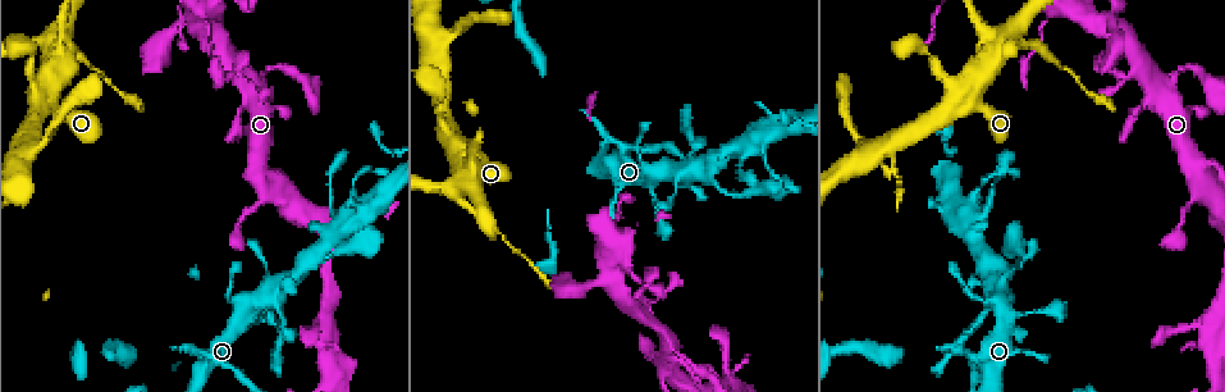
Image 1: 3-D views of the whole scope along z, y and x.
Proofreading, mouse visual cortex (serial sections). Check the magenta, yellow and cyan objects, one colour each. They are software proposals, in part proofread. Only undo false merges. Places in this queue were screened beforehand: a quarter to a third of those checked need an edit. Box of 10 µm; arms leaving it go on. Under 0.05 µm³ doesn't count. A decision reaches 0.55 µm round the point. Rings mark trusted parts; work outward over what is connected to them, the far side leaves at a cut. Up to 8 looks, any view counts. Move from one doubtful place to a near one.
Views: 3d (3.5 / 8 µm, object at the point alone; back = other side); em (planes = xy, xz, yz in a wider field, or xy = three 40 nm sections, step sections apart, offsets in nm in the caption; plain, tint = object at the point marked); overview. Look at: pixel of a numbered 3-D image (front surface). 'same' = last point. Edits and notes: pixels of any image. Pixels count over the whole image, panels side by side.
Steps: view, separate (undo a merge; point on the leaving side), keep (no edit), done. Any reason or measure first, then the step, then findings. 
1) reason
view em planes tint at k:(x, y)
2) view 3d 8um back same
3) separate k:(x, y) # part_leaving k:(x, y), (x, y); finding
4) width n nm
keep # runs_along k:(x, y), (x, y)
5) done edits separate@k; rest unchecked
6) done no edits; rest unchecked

sharp bend
view 3d 3.5um at 1:(999, 288)

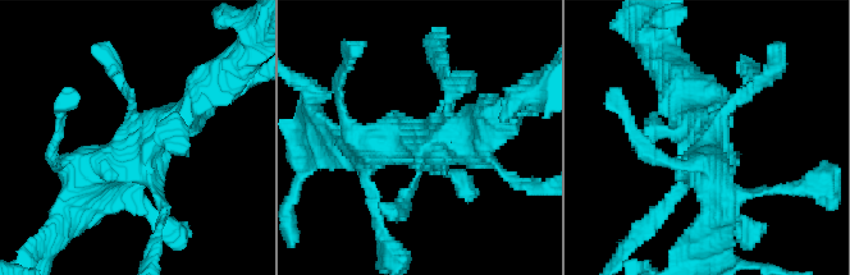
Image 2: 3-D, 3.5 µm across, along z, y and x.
view em planes tint at 2:(147, 142)

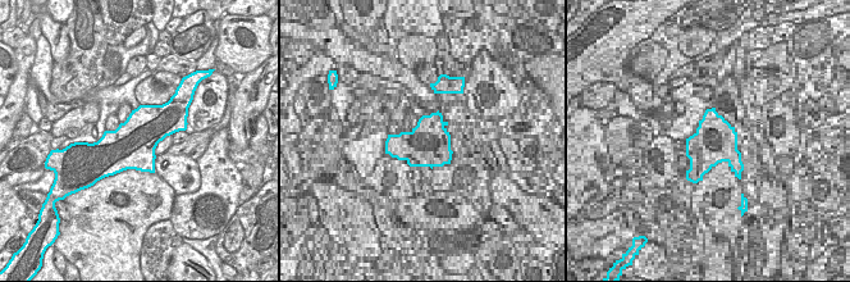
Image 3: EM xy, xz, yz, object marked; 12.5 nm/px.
keep # runs_along 2:(81, 192), (168, 129), (204, 86); all the same cell

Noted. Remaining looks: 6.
view 3d 3.5um back at 1:(979, 214)

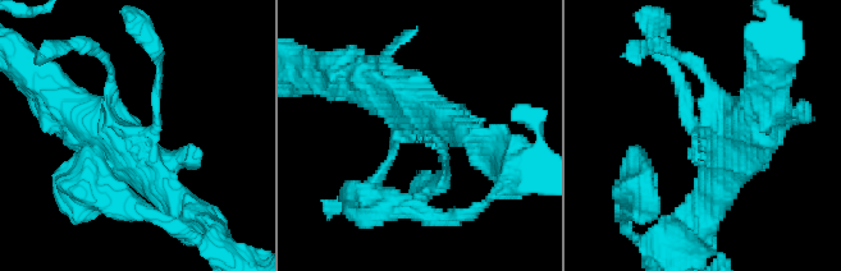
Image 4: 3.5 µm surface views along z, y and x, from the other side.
view em xy step 2 tint at 4:(142, 135)

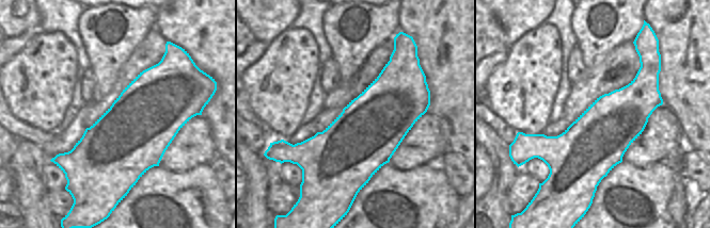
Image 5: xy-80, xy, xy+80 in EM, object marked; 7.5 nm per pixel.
width 500 nm
keep # runs_along 4:(170, 198), (120, 132), (56, 96); one cell here

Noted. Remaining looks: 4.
thin arm on a thick one
view em xy step 2 tint at 1:(261, 178)

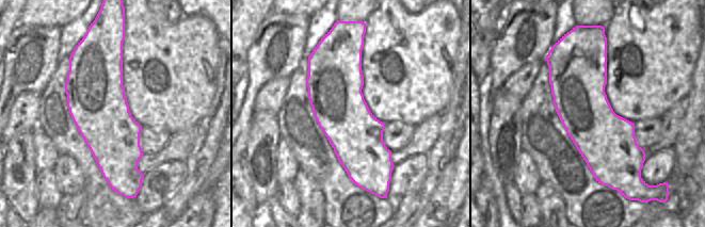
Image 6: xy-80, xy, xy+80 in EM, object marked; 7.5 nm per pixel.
view 3d 3.5um same

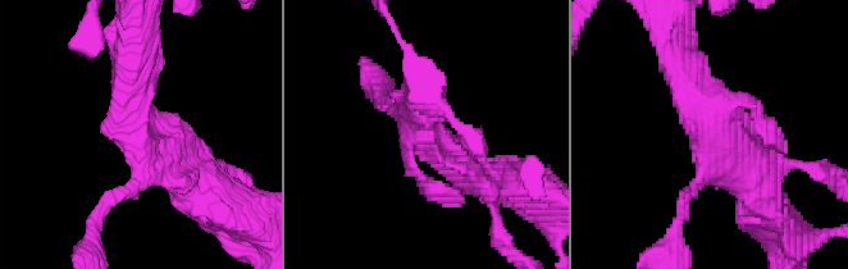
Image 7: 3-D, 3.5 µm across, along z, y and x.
arm_widths 150, 150, 450, 450 nm
keep # runs_along 7:(684, 62), (703, 121), (762, 183); all the same cell

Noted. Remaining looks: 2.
done no edits; rest unchecked

